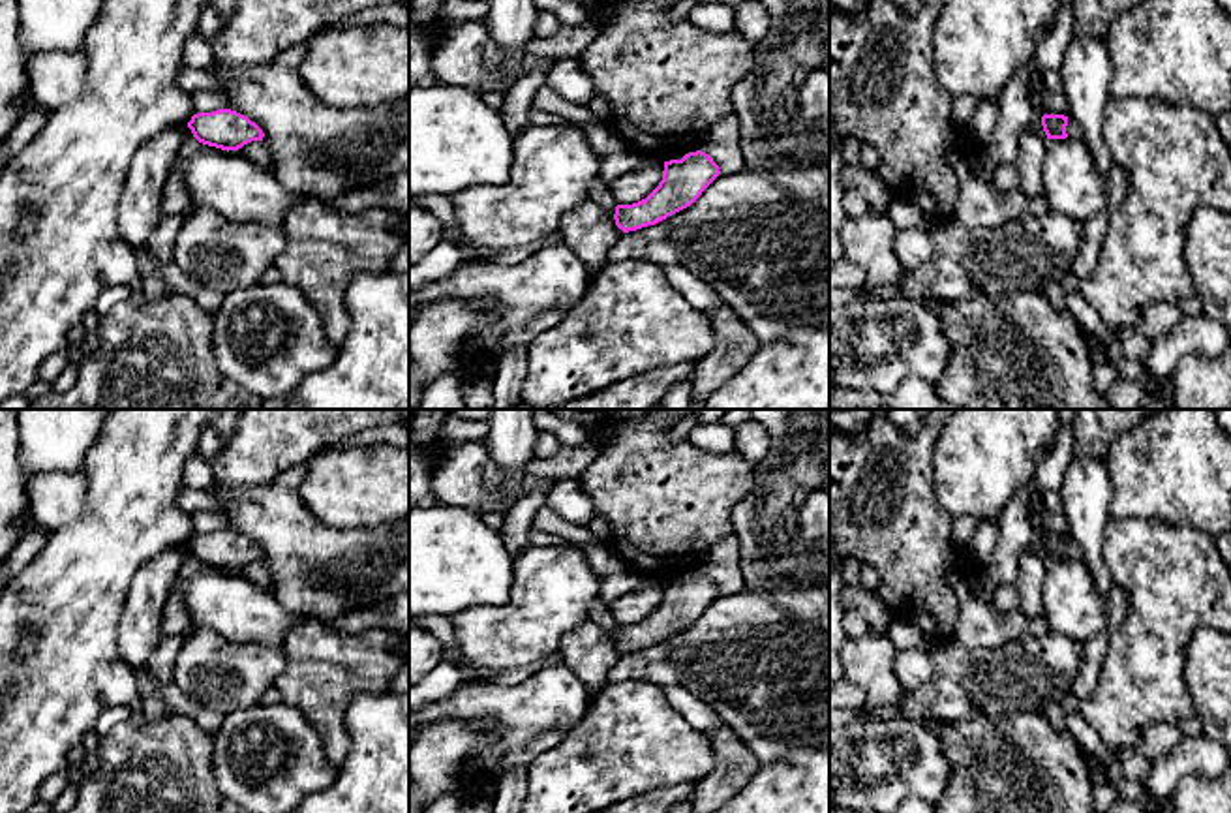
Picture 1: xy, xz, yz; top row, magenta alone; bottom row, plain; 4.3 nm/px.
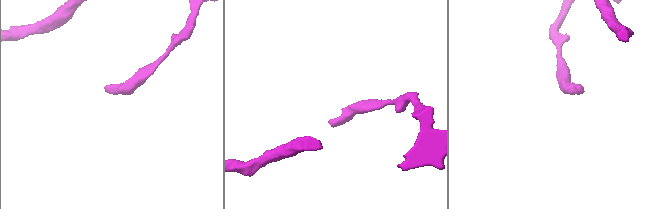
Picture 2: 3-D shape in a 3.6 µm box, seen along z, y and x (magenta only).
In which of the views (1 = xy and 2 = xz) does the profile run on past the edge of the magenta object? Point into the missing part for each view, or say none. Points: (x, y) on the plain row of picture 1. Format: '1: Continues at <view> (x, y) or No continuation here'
1: No continuation here
2: No continuation here

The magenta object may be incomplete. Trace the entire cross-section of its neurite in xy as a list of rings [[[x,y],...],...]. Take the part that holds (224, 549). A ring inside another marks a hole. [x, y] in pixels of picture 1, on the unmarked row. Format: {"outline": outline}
{"outline": [[[231,529],[197,533],[188,543],[188,548],[199,563],[227,573],[238,571],[251,561],[263,561],[265,558],[255,543]]]}

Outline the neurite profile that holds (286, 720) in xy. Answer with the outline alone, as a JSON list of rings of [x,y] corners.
[[[285,702],[255,704],[223,715],[214,736],[214,772],[221,794],[250,813],[293,813],[304,798],[338,777],[323,742],[300,710]]]

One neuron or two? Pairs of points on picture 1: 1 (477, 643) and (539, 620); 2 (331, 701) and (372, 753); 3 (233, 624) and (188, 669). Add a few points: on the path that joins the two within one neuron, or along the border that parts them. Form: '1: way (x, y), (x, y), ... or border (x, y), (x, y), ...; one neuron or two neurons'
1: way (492, 637), (509, 637), (524, 629); one neuron
2: border (379, 691), (348, 706), (340, 763); two neurons
3: border (197, 628), (265, 644); two neurons

